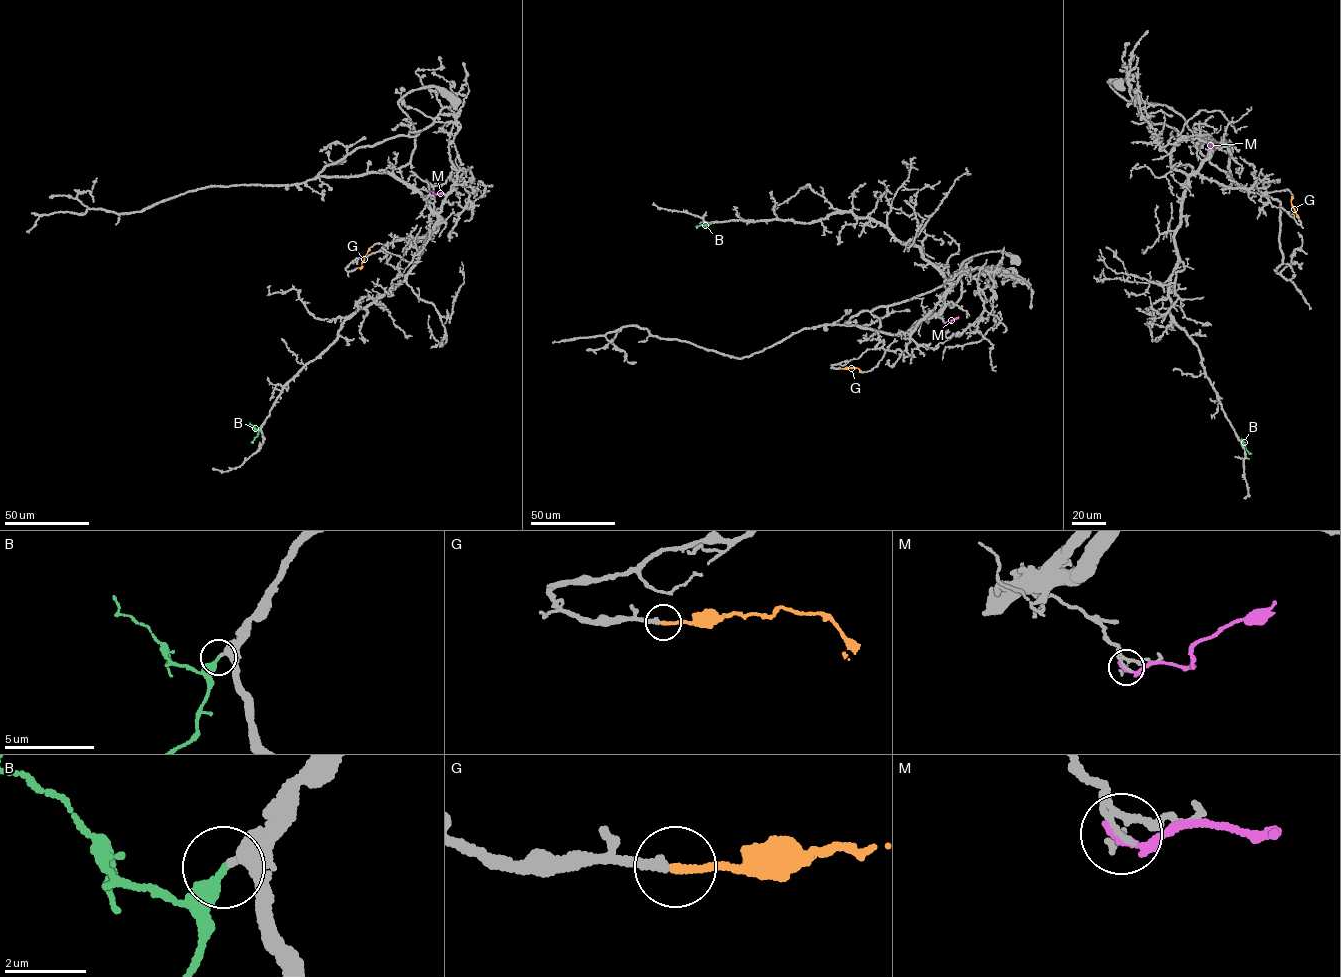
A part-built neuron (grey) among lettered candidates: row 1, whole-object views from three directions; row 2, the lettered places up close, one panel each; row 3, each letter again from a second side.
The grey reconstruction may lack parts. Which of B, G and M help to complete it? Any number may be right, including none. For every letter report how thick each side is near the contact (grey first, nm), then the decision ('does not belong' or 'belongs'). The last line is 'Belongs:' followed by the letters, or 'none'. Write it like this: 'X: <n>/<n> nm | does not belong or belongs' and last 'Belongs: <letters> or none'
B: 300/280 nm | belongs
G: 240/190 nm | does not belong
M: 140/240 nm | does not belong
Belongs: B

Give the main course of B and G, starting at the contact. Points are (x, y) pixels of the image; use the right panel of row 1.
B: (1241, 440), (1251, 454)
G: (1299, 218), (1292, 206), (1292, 196)

